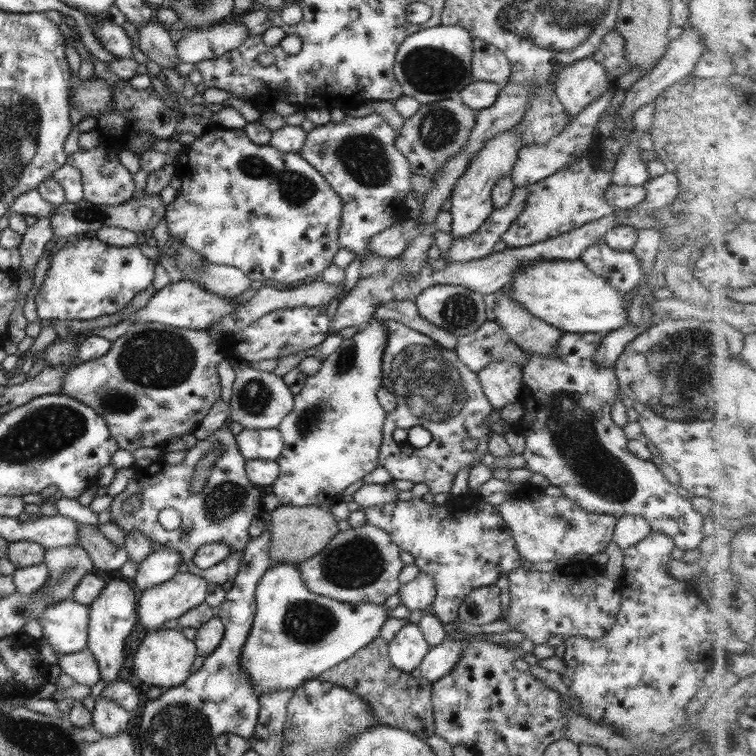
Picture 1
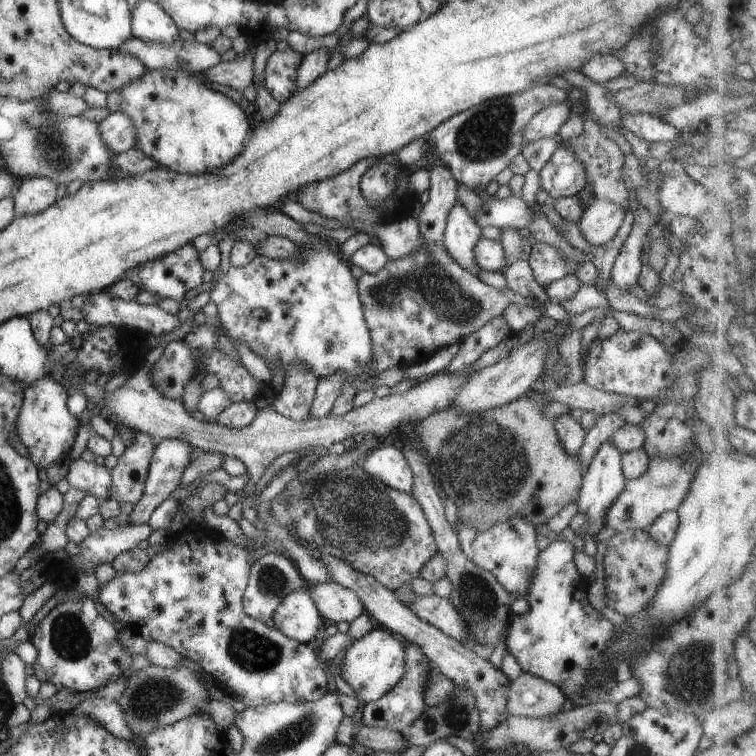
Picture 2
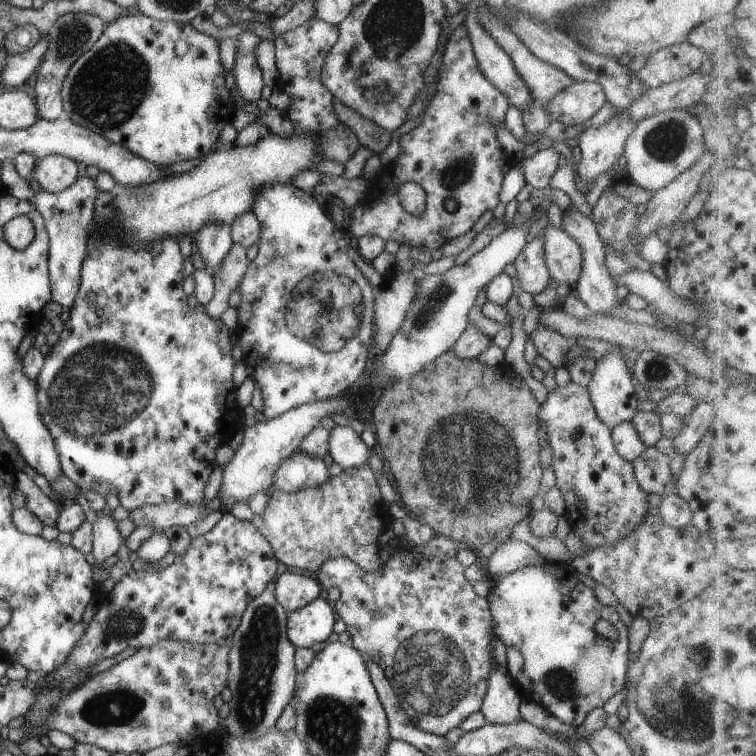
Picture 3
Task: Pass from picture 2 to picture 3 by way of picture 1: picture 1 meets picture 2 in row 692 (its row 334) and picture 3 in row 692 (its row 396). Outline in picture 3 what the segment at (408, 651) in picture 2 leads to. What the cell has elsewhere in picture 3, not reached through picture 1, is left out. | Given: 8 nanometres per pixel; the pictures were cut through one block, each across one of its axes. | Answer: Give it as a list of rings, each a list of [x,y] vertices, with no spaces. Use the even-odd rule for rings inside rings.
[[[399,547],[398,551],[391,554],[380,568],[377,568],[372,573],[366,573],[351,560],[335,557],[324,560],[315,571],[315,576],[317,576],[317,581],[323,589],[327,590],[331,586],[335,586],[339,590],[339,598],[333,602],[334,611],[337,618],[341,618],[346,626],[346,631],[351,638],[351,648],[357,649],[363,656],[373,659],[381,667],[385,678],[395,687],[396,694],[399,696],[398,703],[401,710],[410,718],[410,723],[413,723],[414,727],[422,731],[434,735],[444,735],[448,730],[457,727],[472,712],[480,710],[485,696],[488,672],[492,669],[493,664],[491,639],[494,637],[494,630],[487,598],[480,597],[473,591],[471,588],[472,583],[464,577],[464,568],[457,562],[455,557],[447,558],[443,554],[443,556],[433,556],[437,560],[423,560],[423,562],[417,560],[417,558],[427,558],[427,554],[425,552],[417,554],[417,552],[413,552],[413,549],[403,550]]]

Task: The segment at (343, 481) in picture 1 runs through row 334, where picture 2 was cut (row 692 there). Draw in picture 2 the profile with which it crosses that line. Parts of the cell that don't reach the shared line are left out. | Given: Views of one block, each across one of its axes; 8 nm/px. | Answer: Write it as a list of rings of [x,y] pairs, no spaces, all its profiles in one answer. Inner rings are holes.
[[[374,625],[360,639],[347,646],[340,666],[340,677],[353,690],[358,704],[377,700],[399,680],[404,671],[404,641],[381,626]]]

